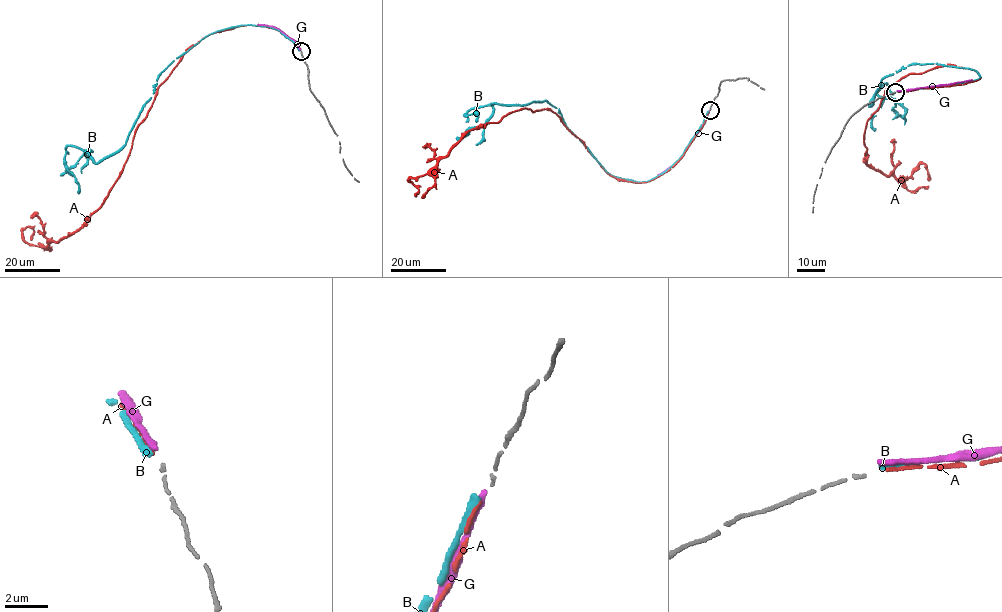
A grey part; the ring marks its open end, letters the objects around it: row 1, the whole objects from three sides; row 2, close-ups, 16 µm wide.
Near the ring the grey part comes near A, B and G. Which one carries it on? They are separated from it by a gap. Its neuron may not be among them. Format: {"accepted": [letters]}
{"accepted": ["A"]}

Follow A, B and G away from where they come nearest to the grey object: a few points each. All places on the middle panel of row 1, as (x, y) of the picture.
A: (708, 112), (676, 164), (636, 183), (606, 171), (556, 114), (523, 109), (469, 130), (408, 178), (415, 196)
B: (708, 111), (683, 154), (645, 182), (611, 175), (545, 101), (471, 108), (465, 116), (475, 113), (476, 121)
G: (709, 111), (702, 129), (683, 155), (657, 175)

